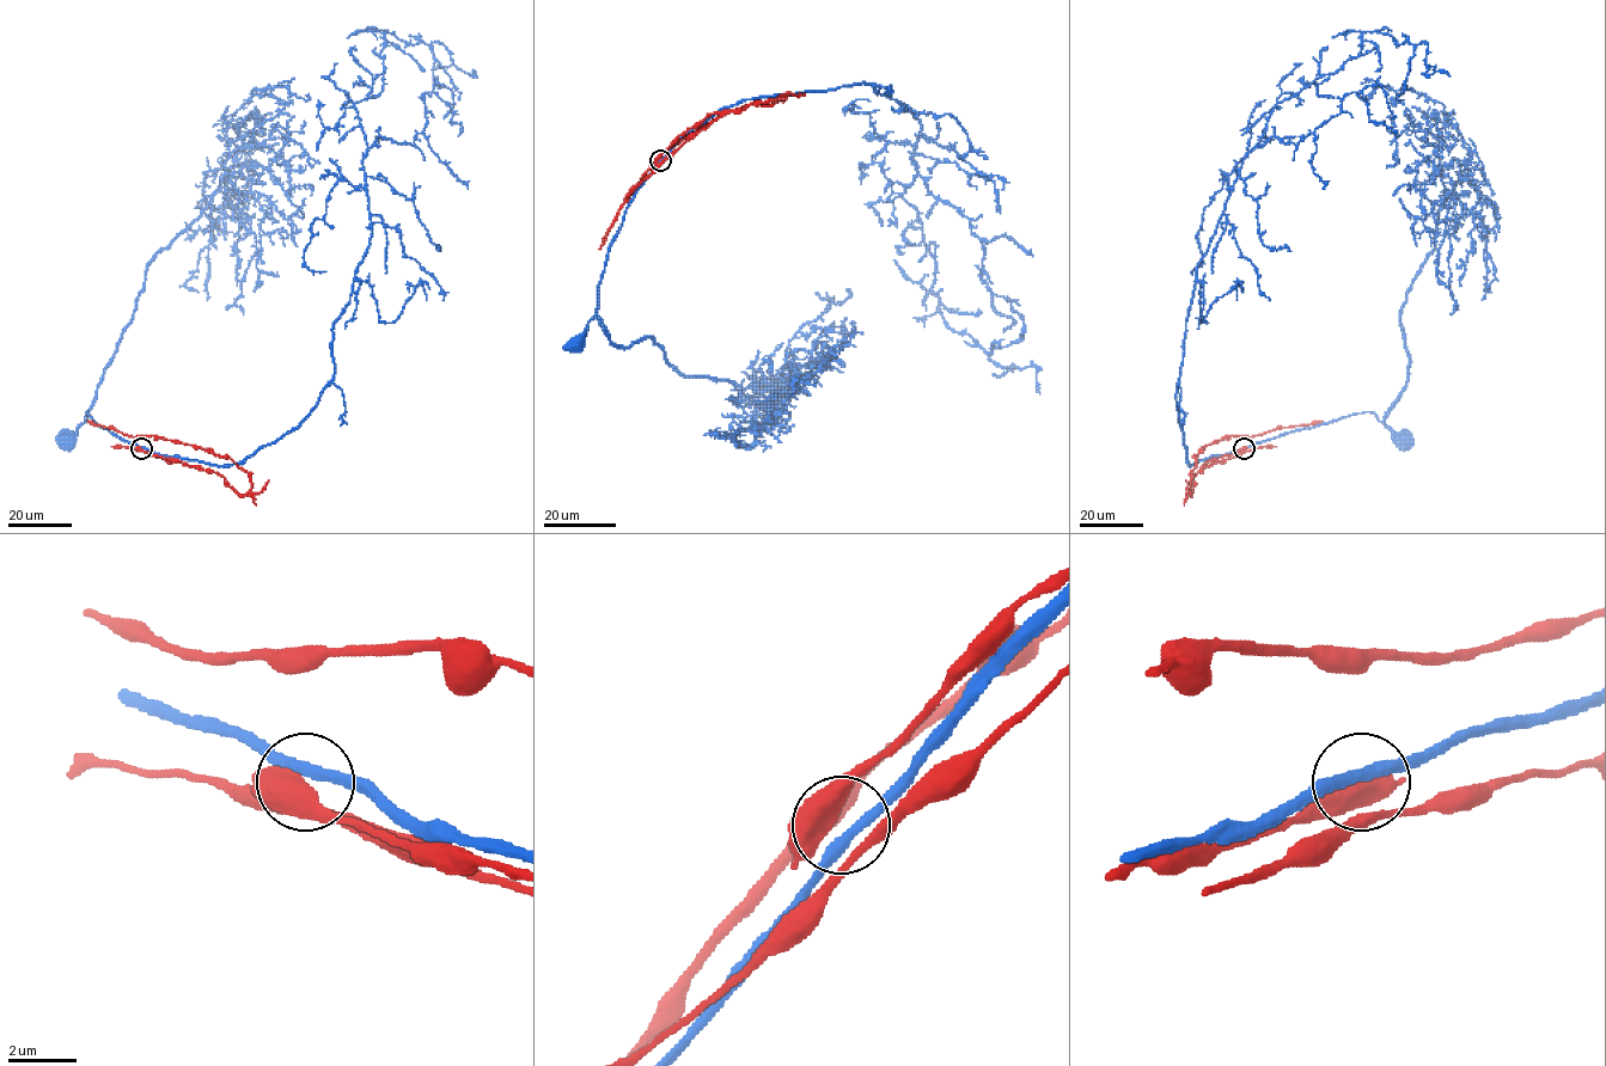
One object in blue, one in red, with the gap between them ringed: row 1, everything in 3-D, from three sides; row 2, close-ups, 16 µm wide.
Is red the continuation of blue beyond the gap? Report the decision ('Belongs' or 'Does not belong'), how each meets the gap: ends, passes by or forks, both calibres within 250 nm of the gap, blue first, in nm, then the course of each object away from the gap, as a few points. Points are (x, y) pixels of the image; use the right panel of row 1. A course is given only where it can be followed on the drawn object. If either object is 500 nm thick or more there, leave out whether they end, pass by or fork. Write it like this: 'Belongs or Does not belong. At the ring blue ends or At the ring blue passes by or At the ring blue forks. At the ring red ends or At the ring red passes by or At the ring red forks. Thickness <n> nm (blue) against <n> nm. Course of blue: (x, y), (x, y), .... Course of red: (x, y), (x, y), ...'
Does not belong. Thickness 320 nm (blue) against 650 nm. Course of blue: (1244, 447), (1287, 432), (1365, 411), (1372, 411), (1405, 442). Course of red: (1244, 448), (1208, 460), (1194, 477), (1190, 494), (1195, 457), (1205, 445), (1231, 435), (1255, 436), (1323, 421)

